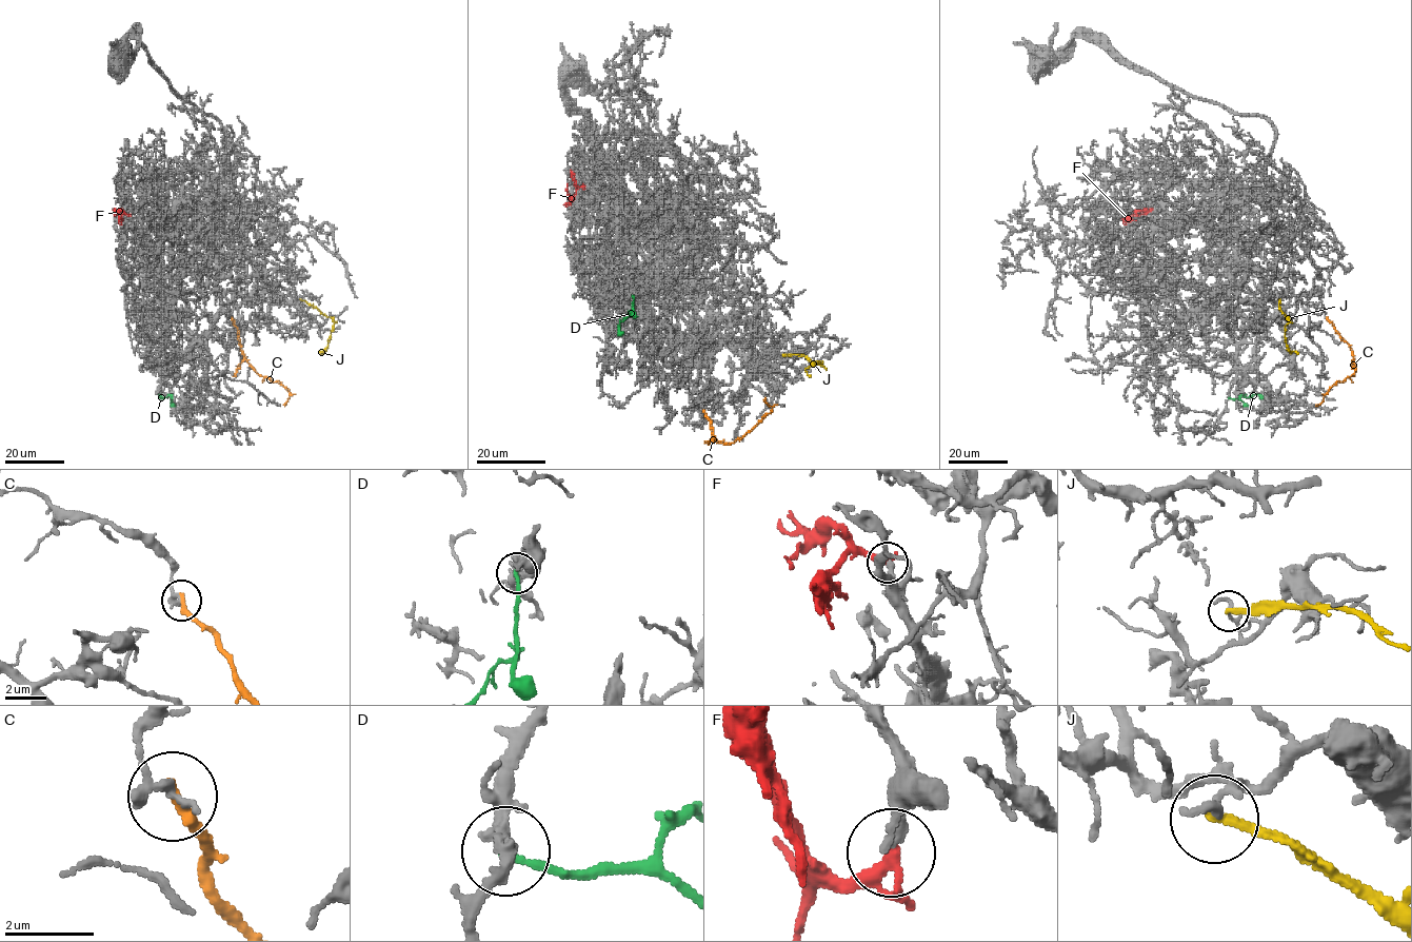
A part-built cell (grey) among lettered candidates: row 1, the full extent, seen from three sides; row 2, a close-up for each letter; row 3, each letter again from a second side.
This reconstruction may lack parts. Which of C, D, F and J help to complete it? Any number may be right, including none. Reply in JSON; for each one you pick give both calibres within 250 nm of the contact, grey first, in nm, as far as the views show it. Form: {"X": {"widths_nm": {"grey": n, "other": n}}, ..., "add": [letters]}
{"F": {"widths_nm": {"grey": 280, "other": 280}}, "add": ["F"]}

